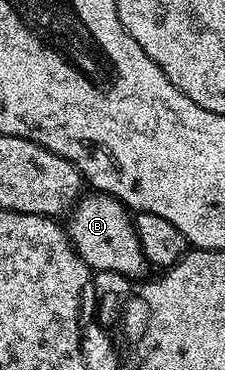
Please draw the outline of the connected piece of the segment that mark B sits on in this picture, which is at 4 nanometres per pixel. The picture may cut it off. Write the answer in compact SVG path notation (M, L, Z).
M86 192L68 214L67 232L73 243L73 250L89 264L90 270L119 271L124 277L137 279L147 269L137 238L137 226L130 210L125 208L122 201L108 193Z

